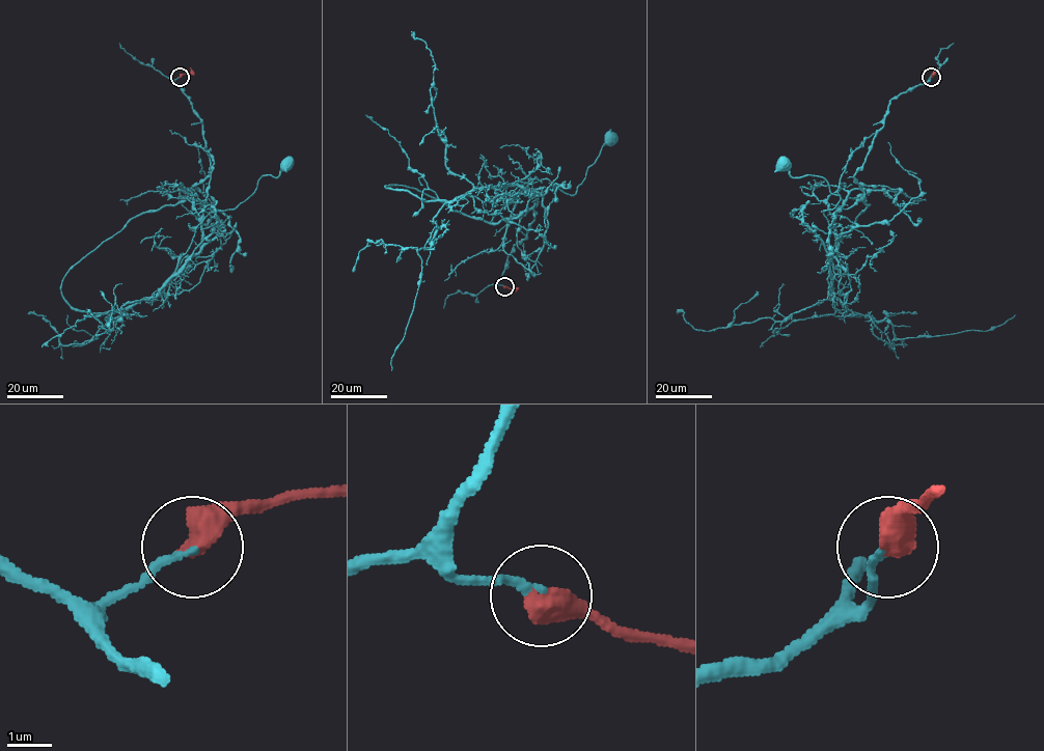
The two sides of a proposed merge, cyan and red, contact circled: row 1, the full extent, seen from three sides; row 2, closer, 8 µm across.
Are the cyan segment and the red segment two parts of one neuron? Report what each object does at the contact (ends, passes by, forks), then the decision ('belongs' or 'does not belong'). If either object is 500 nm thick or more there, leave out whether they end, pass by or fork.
belongs

